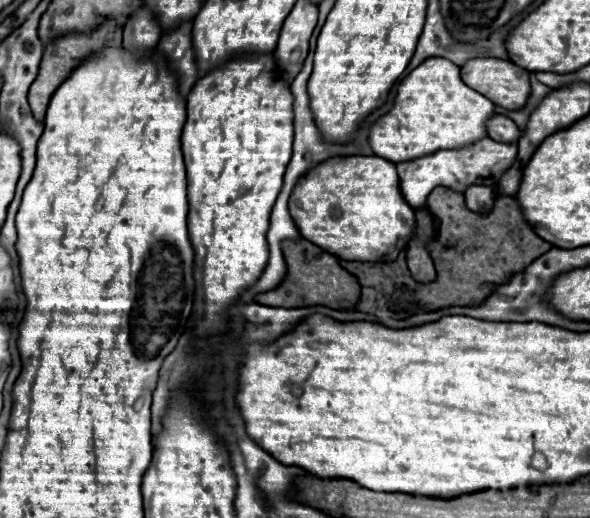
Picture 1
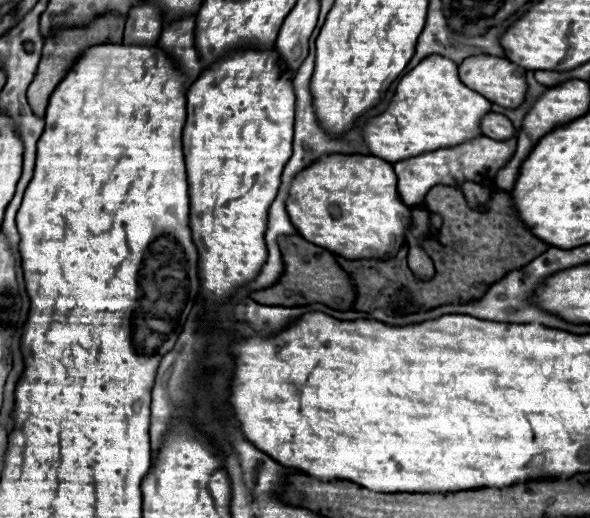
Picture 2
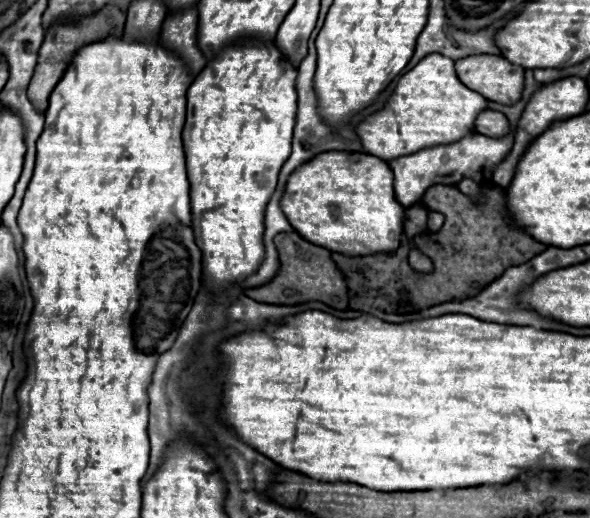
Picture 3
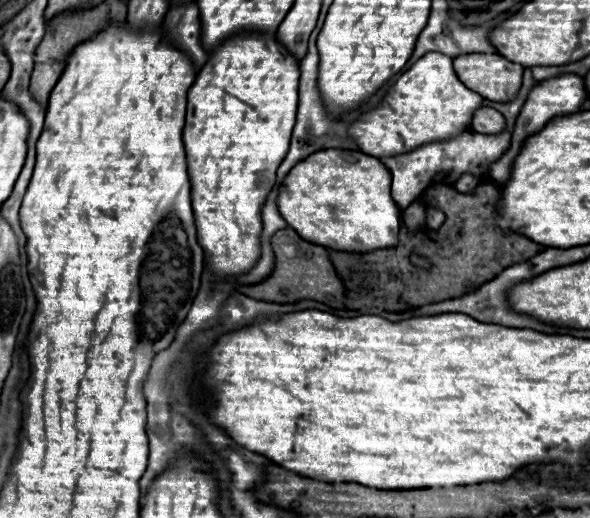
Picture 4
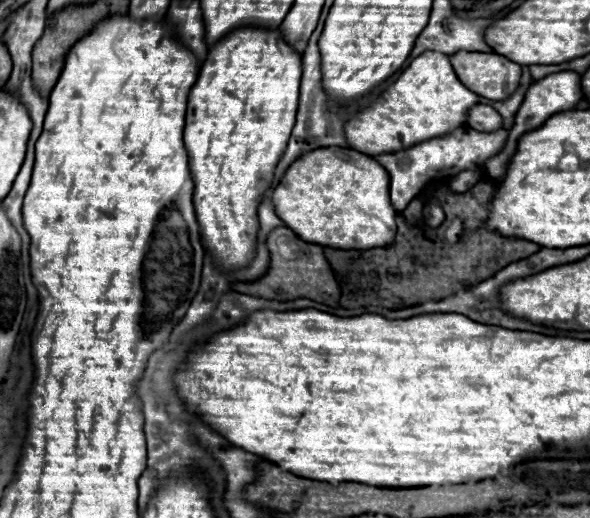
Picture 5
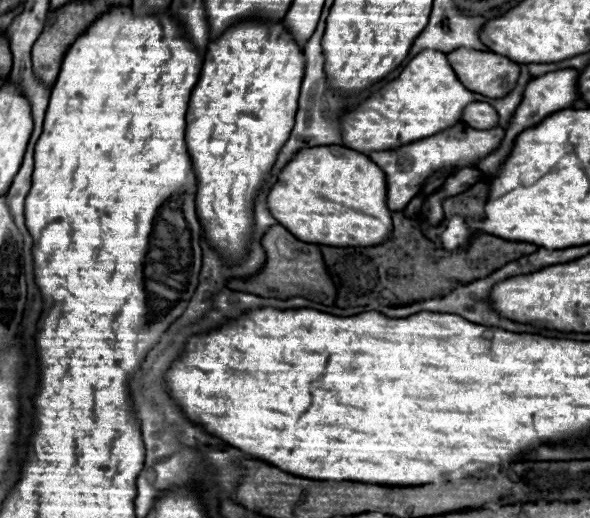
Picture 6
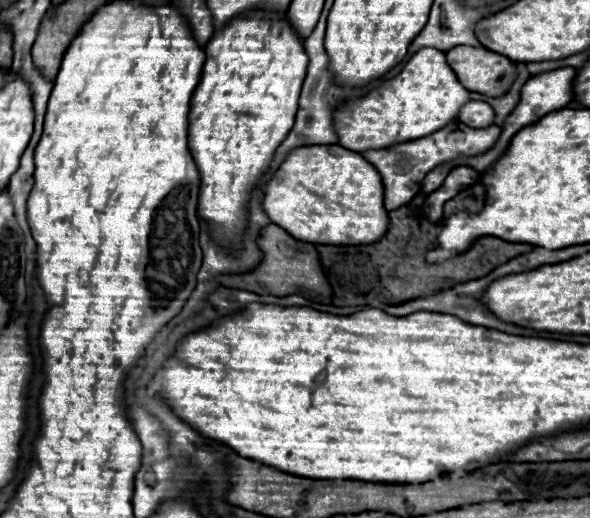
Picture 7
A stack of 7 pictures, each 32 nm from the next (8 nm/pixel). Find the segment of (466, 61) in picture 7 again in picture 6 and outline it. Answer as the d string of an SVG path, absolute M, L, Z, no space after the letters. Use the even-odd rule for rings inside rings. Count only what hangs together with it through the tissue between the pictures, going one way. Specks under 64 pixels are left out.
M454 50L448 54L448 62L468 90L488 98L508 96L520 76L518 64L494 52Z

